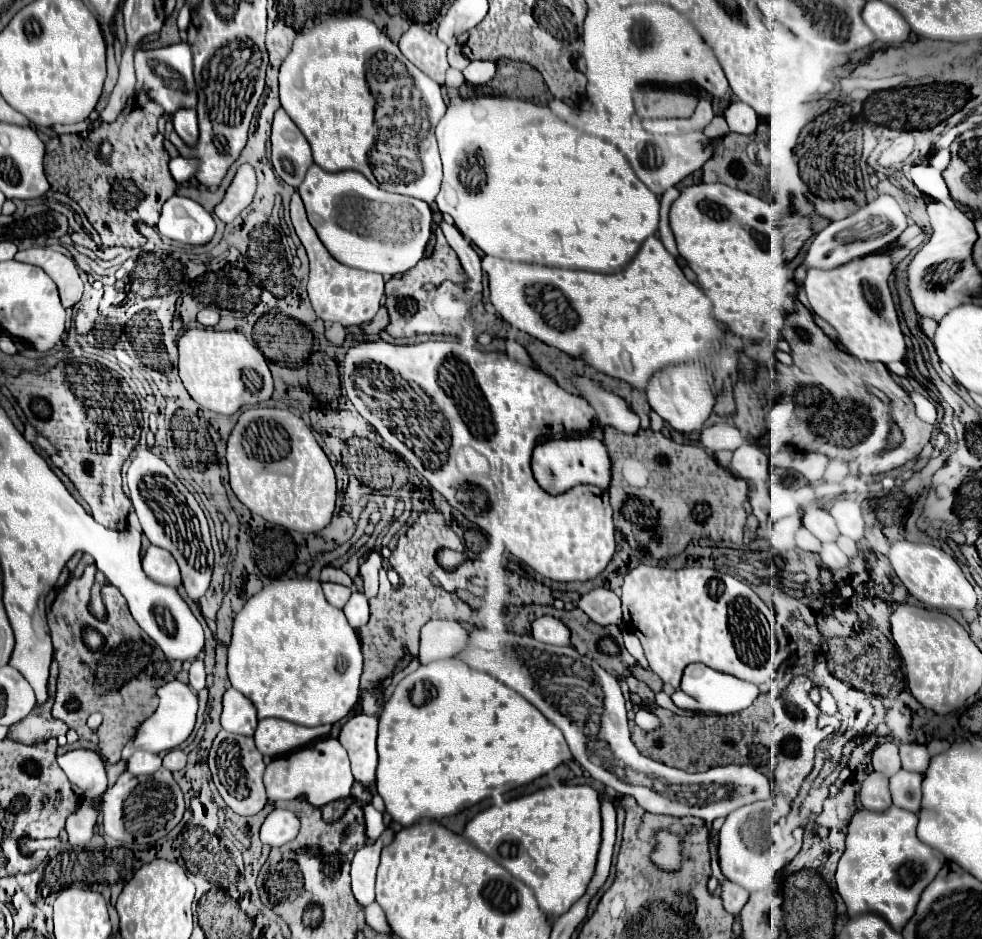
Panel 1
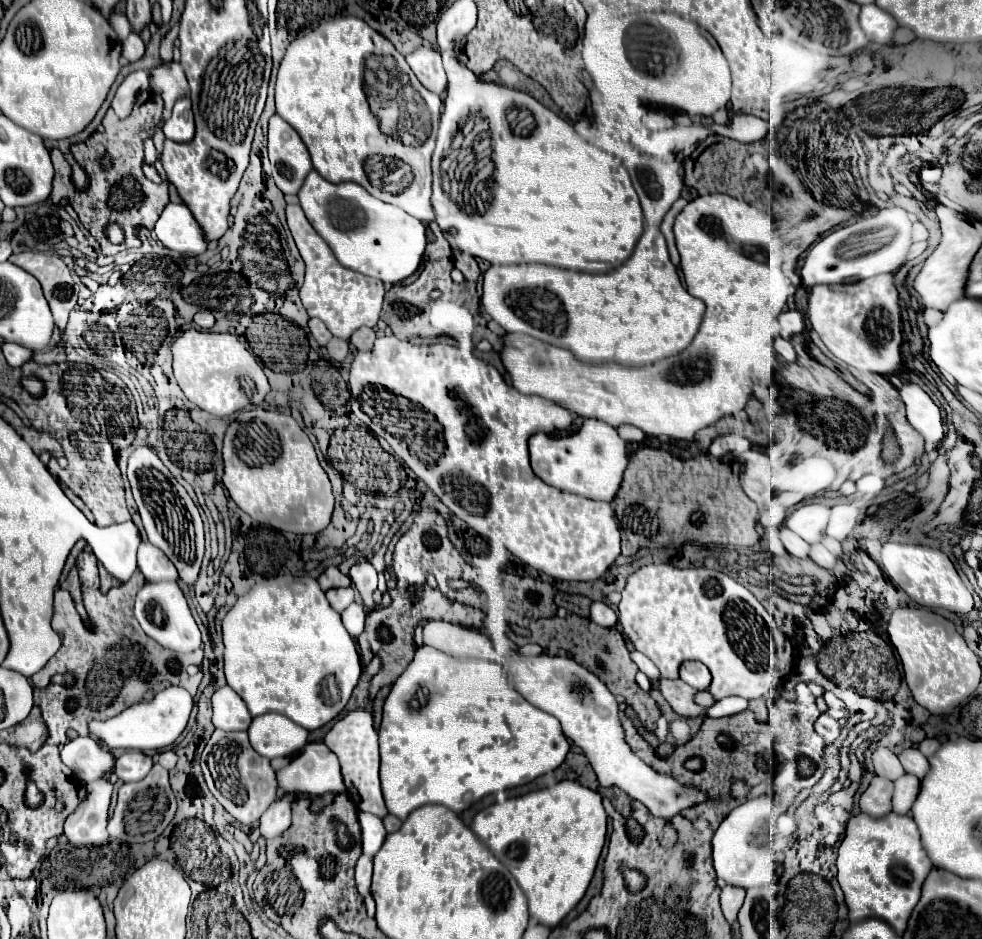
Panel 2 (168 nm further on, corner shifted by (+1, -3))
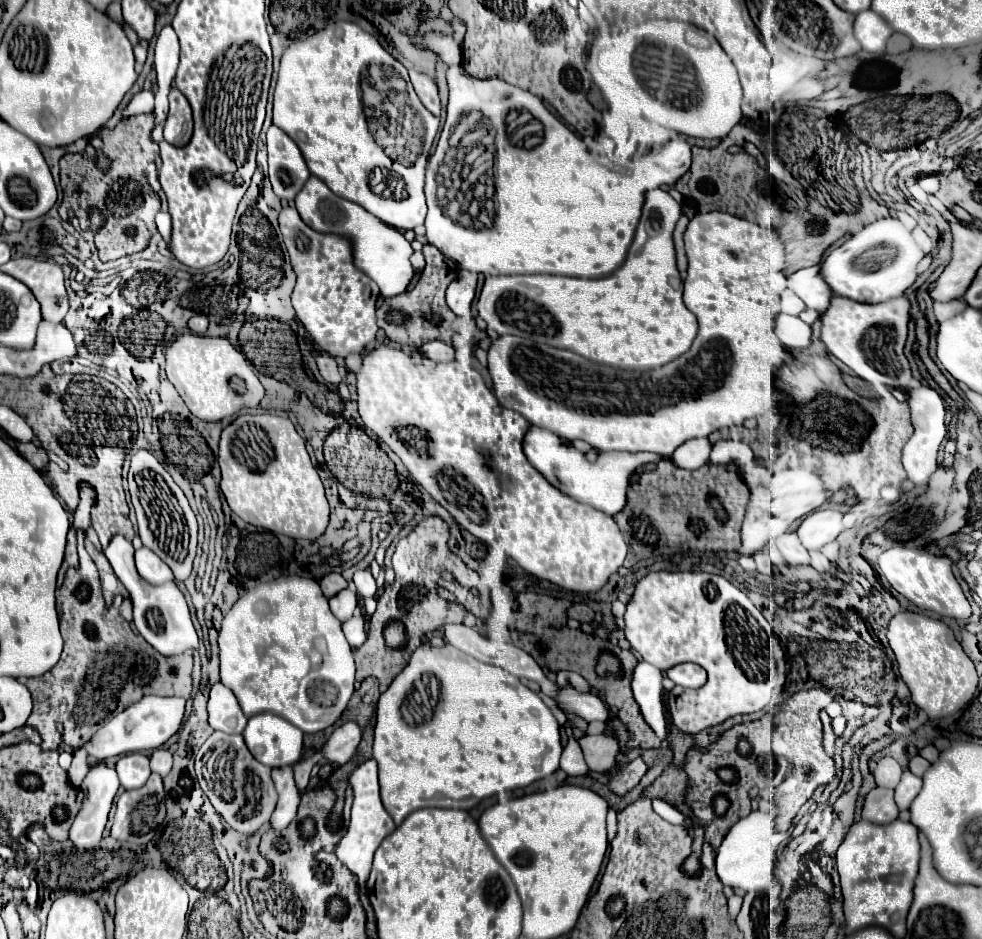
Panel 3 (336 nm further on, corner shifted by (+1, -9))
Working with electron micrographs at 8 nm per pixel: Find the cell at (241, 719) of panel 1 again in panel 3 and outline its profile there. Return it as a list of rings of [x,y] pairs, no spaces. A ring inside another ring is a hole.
[[[221,682],[213,684],[209,692],[207,710],[209,710],[209,724],[213,730],[221,730],[225,734],[243,734],[247,718],[235,694]]]

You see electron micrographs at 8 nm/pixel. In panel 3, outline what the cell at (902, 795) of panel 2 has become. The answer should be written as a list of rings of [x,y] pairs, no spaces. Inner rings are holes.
[[[905,770],[899,786],[895,788],[895,802],[897,802],[899,810],[907,810],[911,806],[911,802],[915,800],[915,796],[919,794],[919,790],[921,790],[921,778],[917,778],[909,770]]]

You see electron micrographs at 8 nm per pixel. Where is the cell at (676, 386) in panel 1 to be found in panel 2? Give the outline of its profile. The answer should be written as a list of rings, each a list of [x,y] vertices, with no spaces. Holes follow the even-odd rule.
[[[707,194],[695,198],[683,208],[683,212],[675,218],[673,230],[677,250],[681,254],[681,270],[687,292],[703,300],[707,306],[701,328],[693,342],[683,352],[655,364],[627,368],[619,364],[585,364],[565,348],[545,344],[525,334],[507,334],[505,346],[499,354],[507,374],[511,376],[511,384],[521,394],[541,396],[565,410],[575,412],[583,420],[605,420],[613,428],[619,428],[621,424],[633,424],[647,436],[687,440],[719,418],[743,410],[753,396],[755,382],[763,382],[765,386],[773,384],[777,362],[773,340],[779,336],[777,318],[793,294],[789,278],[781,272],[783,240],[777,232],[775,218],[727,194]]]

